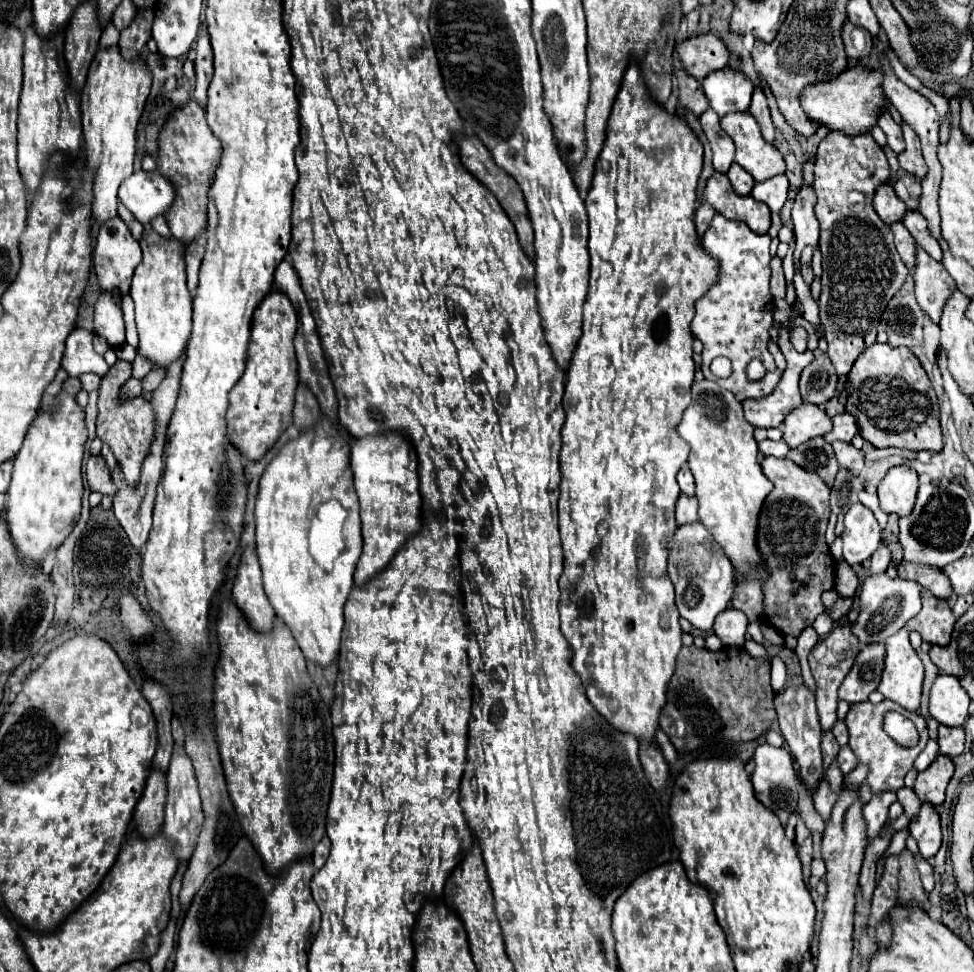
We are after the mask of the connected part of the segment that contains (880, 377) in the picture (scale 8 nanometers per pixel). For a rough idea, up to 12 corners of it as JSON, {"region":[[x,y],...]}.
{"region":[[873,343],[845,411],[871,445],[941,451],[939,405],[907,347]]}

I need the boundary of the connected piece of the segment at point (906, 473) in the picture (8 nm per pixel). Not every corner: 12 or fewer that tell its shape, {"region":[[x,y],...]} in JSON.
{"region":[[893,467],[877,487],[885,513],[909,515],[917,473]]}

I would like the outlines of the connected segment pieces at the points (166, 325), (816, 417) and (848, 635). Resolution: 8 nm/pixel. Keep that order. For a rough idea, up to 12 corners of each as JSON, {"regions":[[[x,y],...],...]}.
{"regions":[[[141,239],[131,281],[139,355],[157,369],[191,335],[185,245]],[[799,405],[781,423],[791,449],[831,431],[829,415]],[[835,627],[809,653],[821,731],[837,721],[837,689],[859,643]]]}

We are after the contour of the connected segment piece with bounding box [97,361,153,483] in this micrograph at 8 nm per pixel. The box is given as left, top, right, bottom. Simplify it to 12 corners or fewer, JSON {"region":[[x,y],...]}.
{"region":[[131,363],[99,386],[97,437],[137,483],[153,411],[145,397],[119,403]]}

